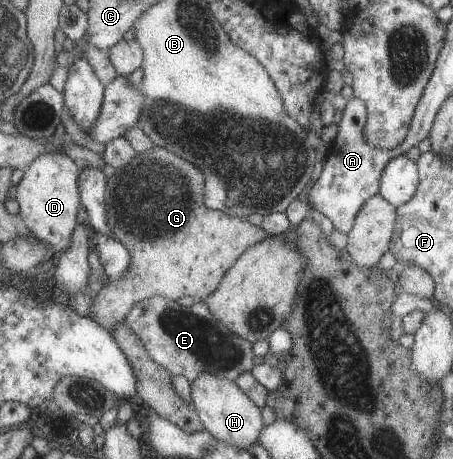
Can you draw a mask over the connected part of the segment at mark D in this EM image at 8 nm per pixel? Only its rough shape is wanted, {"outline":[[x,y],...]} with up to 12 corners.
{"outline":[[45,153],[24,171],[20,217],[55,254],[70,248],[79,169]]}

